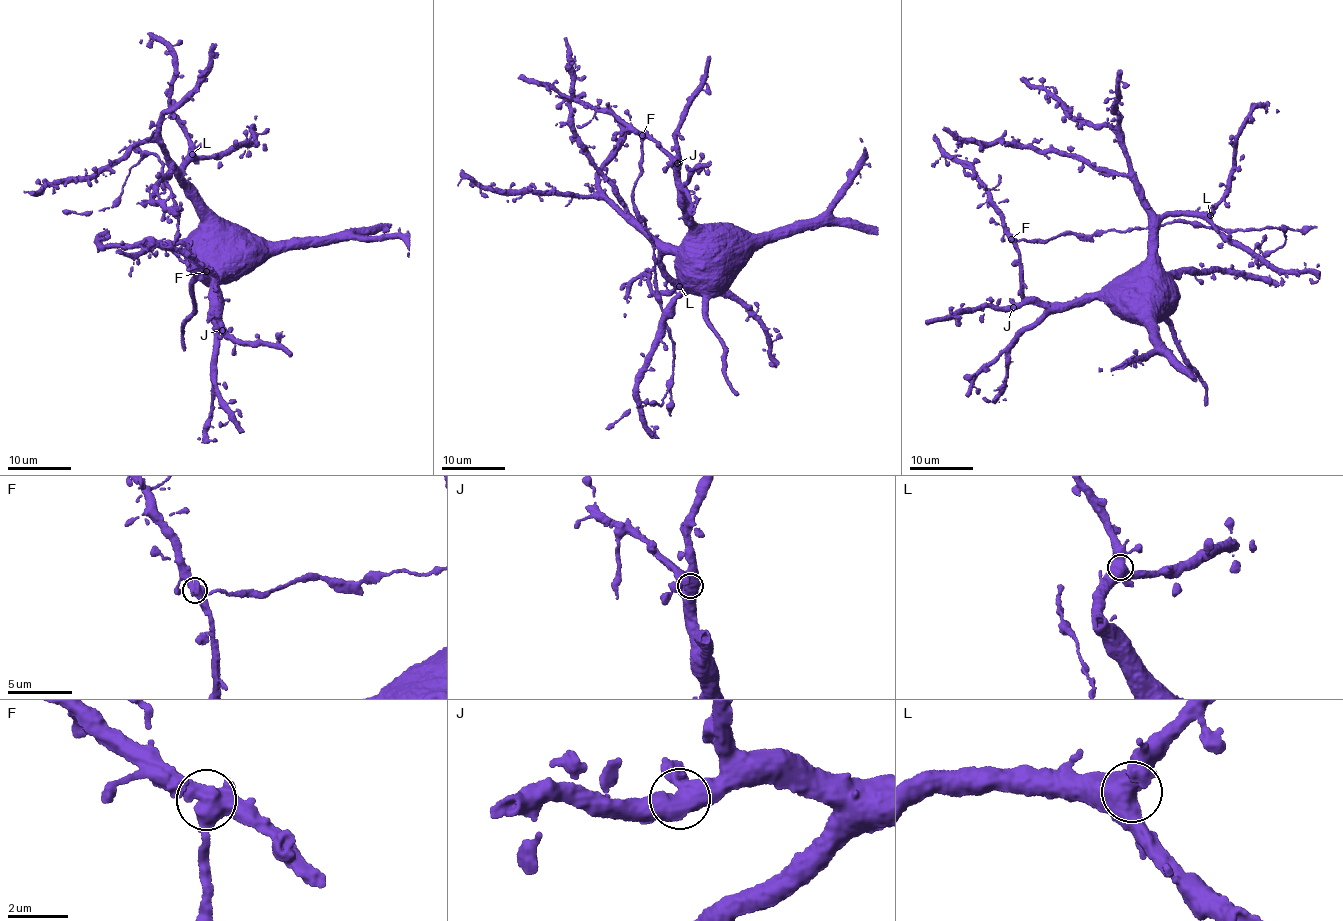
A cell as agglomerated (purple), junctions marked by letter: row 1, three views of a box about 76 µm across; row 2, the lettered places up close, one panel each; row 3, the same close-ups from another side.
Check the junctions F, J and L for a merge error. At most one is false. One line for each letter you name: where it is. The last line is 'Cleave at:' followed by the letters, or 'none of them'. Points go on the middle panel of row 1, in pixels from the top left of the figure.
F: place (642, 135)
Cleave at: F

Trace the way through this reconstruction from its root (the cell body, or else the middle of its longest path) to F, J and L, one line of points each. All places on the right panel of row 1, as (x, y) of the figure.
F: (1115, 293), (1114, 286), (1061, 303), (1033, 304), (1022, 295), (1020, 256), (1011, 239)
J: (1115, 293), (1114, 286), (1061, 303), (1032, 303), (1013, 307)
L: (1115, 293), (1115, 285), (1132, 275), (1144, 262), (1162, 219), (1188, 211), (1210, 215)

